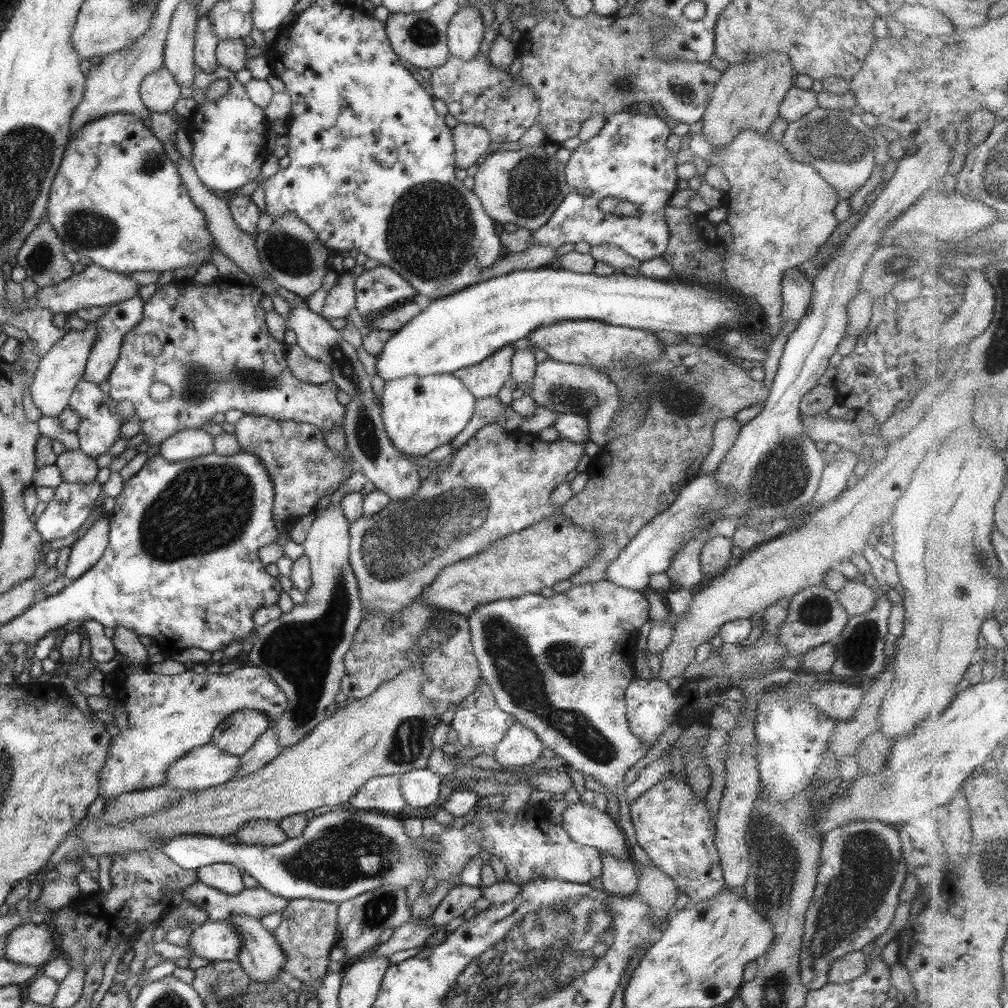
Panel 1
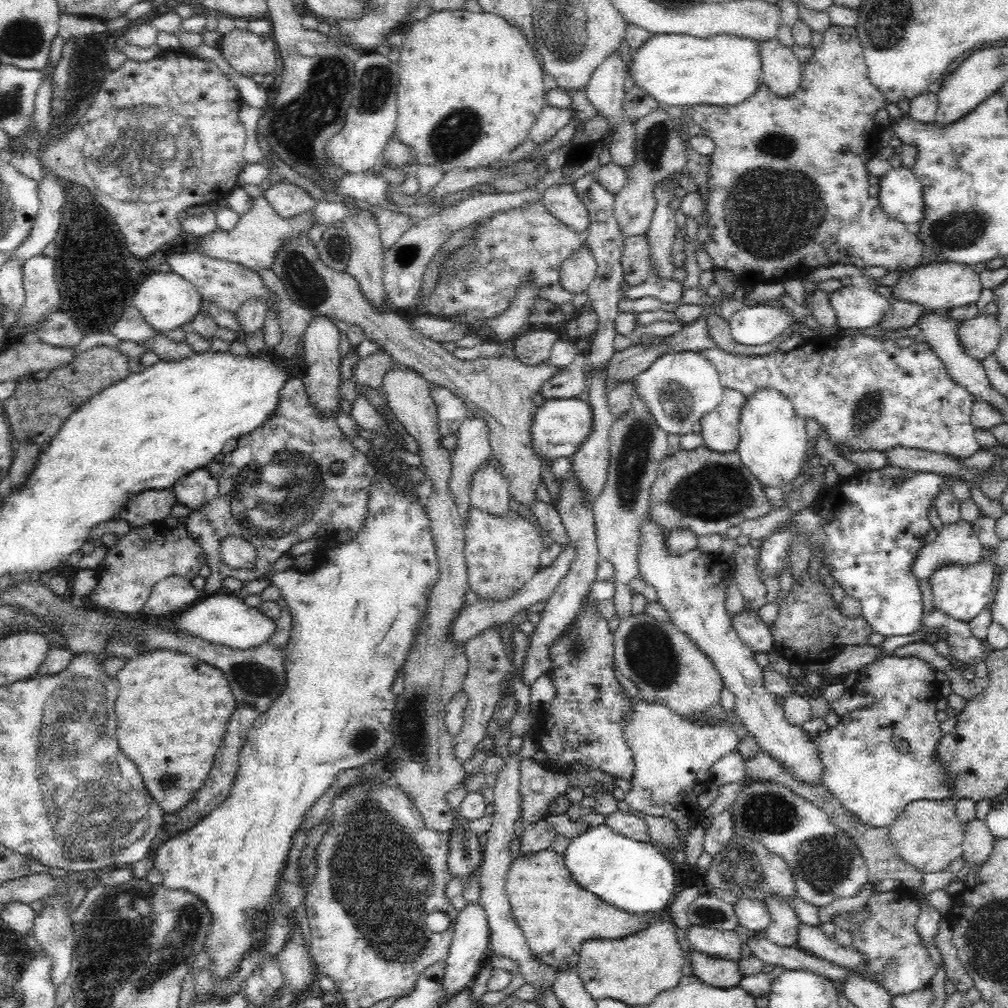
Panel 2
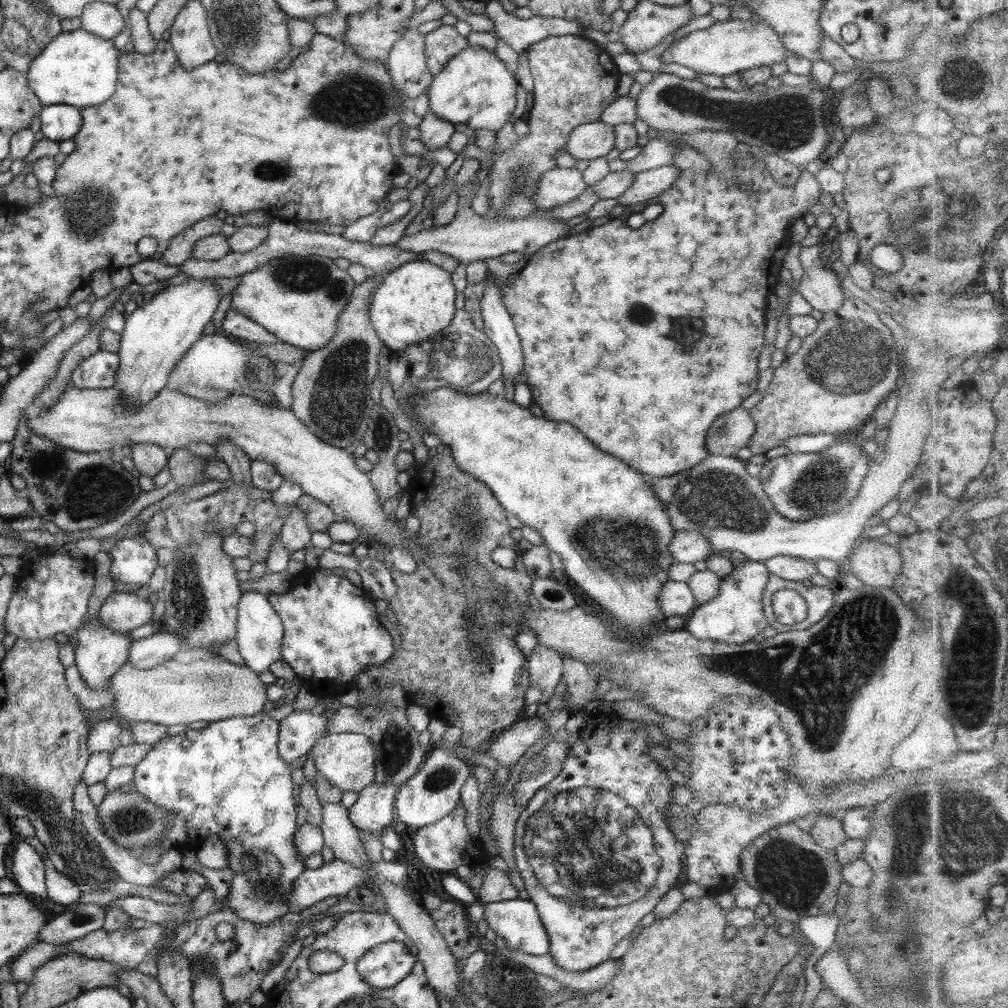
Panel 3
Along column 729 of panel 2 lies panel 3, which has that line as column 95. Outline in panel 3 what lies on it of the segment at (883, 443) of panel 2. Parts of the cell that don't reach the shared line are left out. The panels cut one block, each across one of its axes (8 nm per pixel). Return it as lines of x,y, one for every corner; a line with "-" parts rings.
98,351
72,371
70,383
77,389
107,389
115,385
119,367
117,353

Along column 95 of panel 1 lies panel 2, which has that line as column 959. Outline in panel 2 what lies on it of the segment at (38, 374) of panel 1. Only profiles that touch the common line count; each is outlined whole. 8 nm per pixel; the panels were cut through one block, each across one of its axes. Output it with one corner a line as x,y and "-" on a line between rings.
980,313
974,318
963,321
958,330
960,341
968,354
977,360
984,360
986,355
997,350
1001,337
1001,328
997,315

